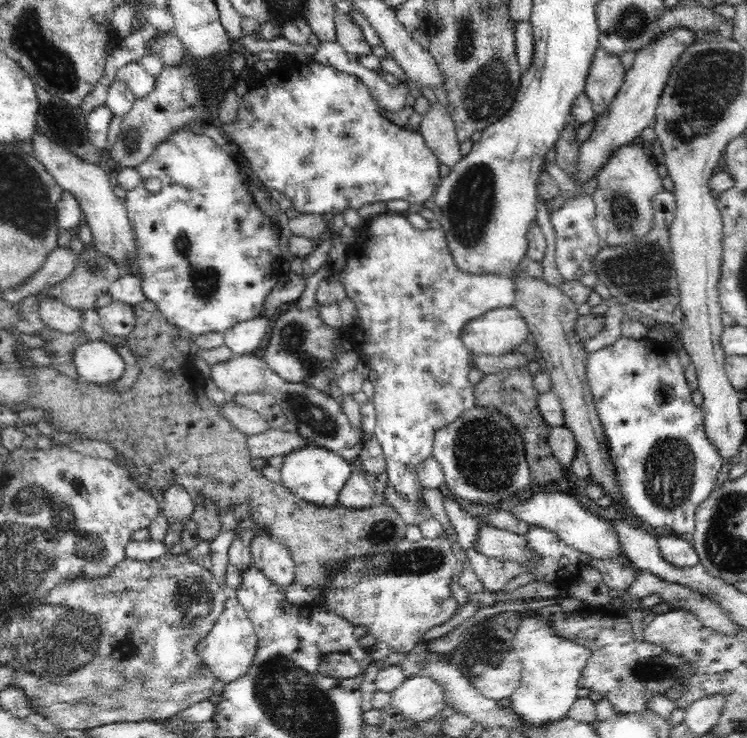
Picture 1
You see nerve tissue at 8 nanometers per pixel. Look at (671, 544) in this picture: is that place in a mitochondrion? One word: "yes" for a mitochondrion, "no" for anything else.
no

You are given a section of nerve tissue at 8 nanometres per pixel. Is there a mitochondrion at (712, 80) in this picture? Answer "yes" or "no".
yes

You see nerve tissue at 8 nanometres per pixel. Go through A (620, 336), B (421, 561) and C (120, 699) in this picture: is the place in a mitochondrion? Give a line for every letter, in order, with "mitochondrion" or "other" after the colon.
A: other
B: mitochondrion
C: other

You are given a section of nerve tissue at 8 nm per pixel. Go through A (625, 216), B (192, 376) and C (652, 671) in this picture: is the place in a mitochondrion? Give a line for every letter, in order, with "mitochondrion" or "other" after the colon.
A: mitochondrion
B: other
C: mitochondrion

